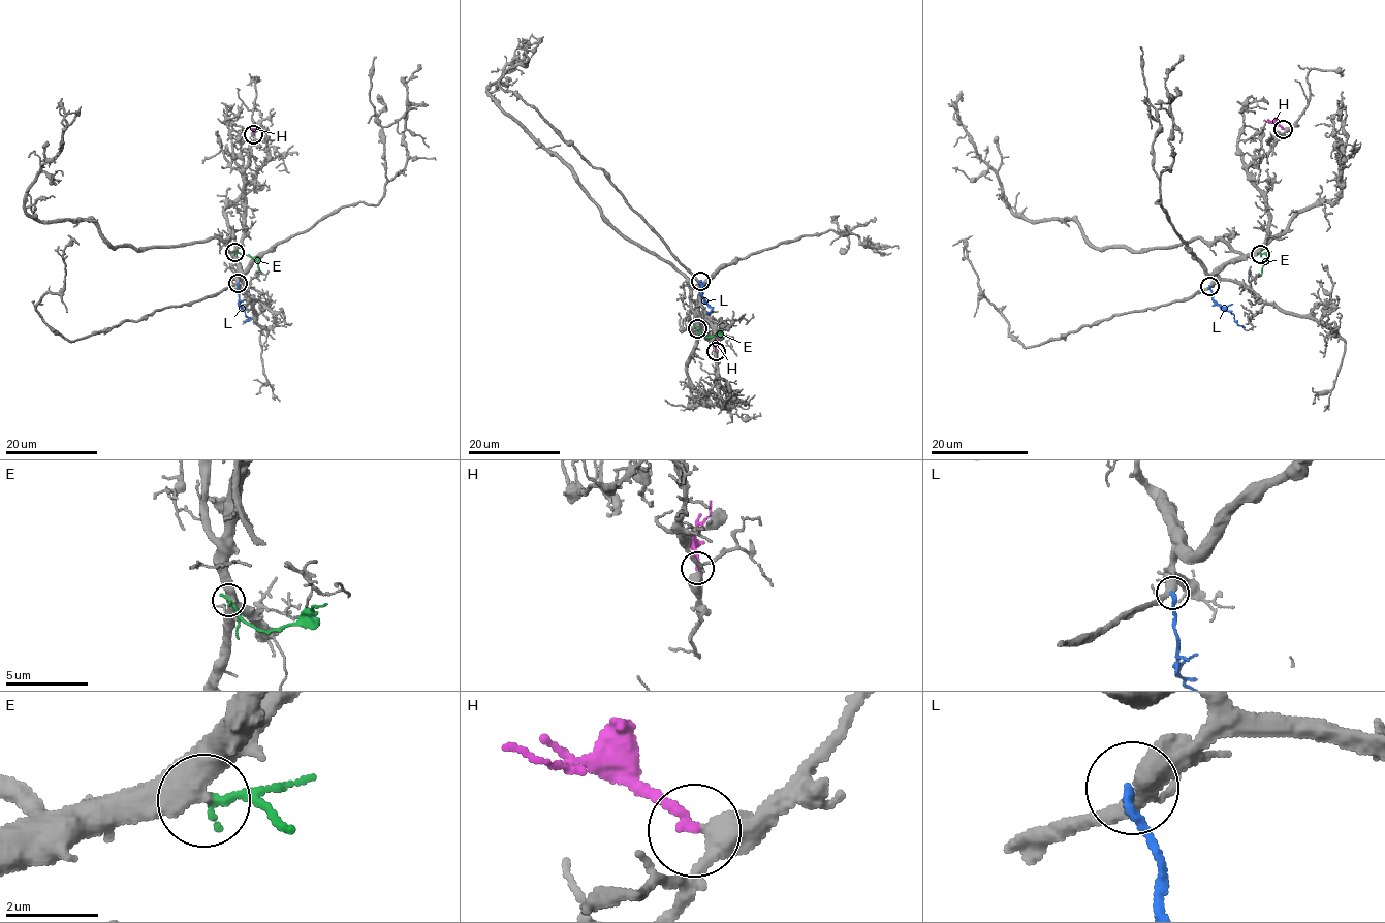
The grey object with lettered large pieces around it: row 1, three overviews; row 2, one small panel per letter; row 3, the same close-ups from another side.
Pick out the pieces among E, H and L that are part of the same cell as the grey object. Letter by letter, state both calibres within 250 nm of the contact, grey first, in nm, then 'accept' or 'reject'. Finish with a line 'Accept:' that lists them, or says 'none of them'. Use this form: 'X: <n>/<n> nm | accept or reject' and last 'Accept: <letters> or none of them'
E: 500/200 nm | reject
H: 400/200 nm | accept
L: 360/200 nm | reject
Accept: H

